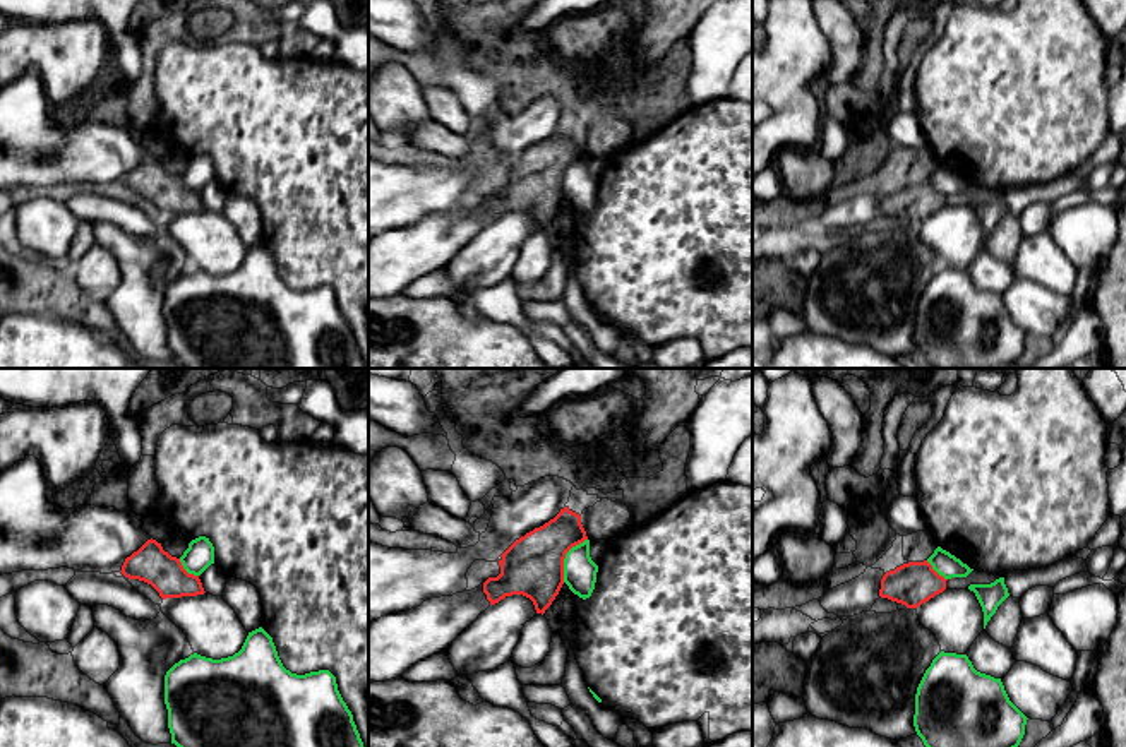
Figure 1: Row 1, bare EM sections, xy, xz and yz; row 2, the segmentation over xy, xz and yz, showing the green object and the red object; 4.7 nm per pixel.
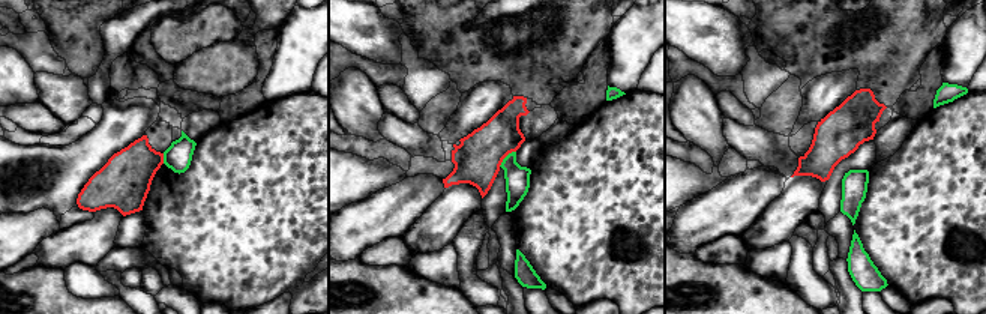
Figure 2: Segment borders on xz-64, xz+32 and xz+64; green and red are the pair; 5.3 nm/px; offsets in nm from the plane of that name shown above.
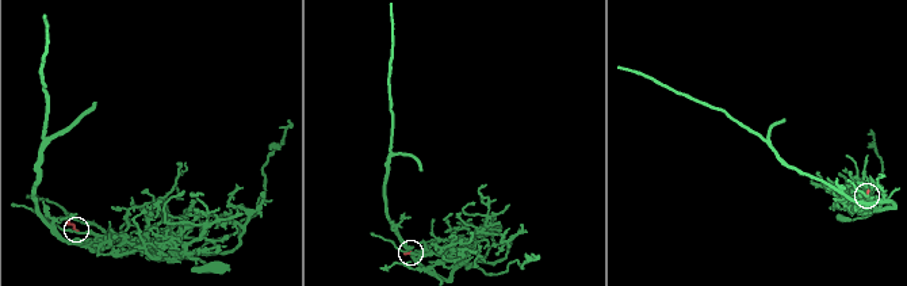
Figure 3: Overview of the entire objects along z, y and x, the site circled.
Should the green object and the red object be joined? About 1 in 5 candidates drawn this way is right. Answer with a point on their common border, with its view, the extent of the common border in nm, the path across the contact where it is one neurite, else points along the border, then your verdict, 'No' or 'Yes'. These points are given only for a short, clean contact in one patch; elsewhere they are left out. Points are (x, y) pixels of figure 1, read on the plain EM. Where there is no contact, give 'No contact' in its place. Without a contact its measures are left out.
Touches green at xz (566, 173). Shared border 240 nm. No

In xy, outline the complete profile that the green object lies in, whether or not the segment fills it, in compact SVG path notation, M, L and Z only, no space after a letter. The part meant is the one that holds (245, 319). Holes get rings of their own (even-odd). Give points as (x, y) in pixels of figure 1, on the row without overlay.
M262 243L249 248L233 272L213 276L194 269L175 279L165 291L165 320L171 360L183 368L367 368L336 293L329 286L305 291L286 286Z

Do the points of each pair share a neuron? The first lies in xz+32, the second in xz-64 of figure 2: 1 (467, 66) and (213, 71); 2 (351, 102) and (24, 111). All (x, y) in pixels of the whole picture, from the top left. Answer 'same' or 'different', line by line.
1: different
2: different

